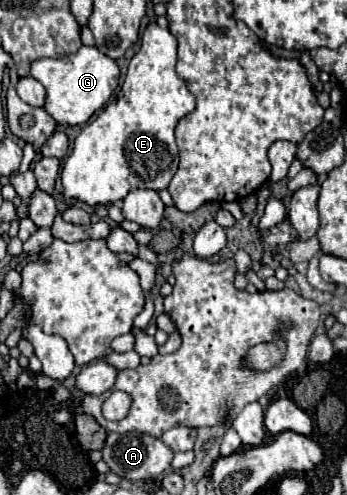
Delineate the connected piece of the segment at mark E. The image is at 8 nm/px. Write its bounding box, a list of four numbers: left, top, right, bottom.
[61,23,195,207]

